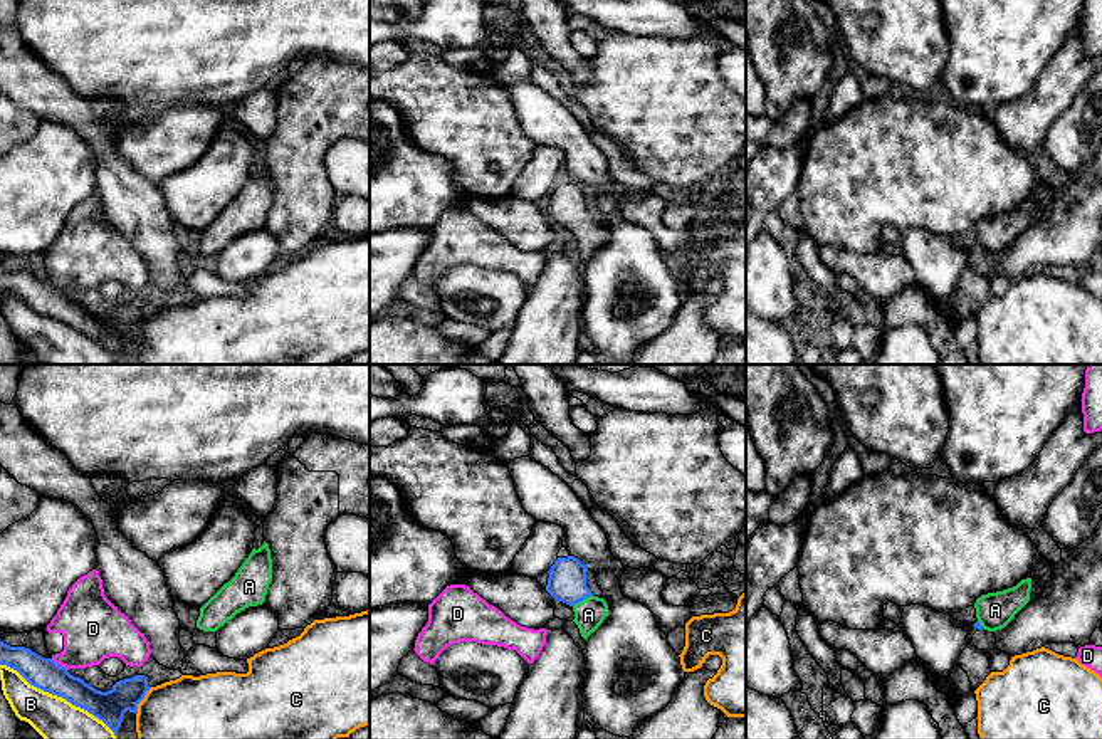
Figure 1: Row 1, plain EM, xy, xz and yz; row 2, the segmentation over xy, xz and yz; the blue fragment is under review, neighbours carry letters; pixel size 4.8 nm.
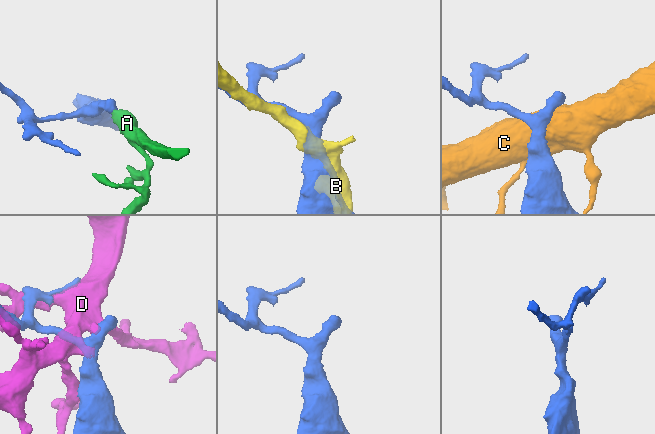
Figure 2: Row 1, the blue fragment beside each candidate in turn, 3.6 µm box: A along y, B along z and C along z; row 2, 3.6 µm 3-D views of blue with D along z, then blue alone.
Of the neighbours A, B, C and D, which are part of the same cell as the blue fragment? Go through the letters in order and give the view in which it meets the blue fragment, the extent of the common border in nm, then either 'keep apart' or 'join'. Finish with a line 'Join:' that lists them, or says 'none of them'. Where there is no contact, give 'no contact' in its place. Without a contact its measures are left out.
A: contact in xz; length 110 nm; join
B: contact in xy; length 650 nm; keep apart
C: contact in xy; length 150 nm; keep apart
D: contact in xy; length 100 nm; keep apart
Join: A

